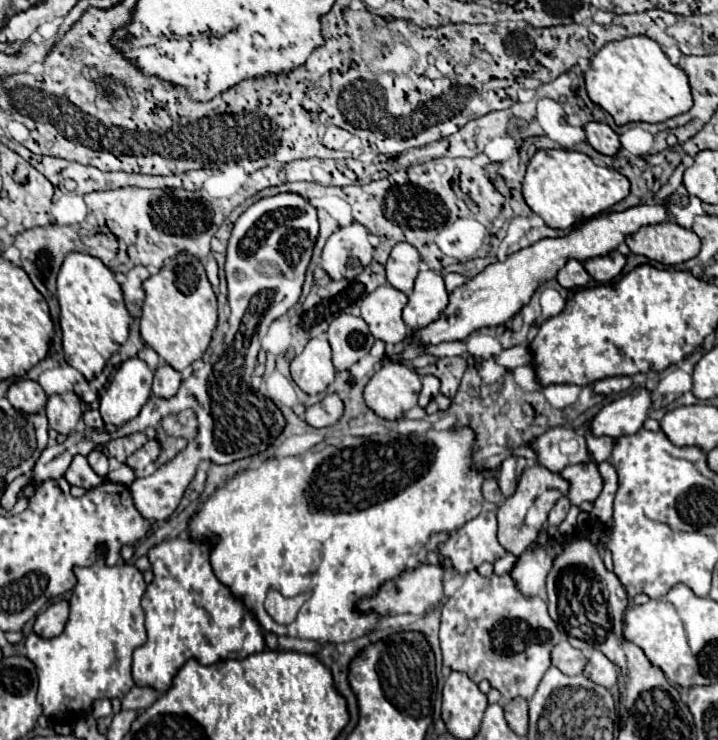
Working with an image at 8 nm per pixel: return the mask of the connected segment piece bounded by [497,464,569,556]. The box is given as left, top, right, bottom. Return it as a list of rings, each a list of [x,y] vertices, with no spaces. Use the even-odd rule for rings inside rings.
[[[539,464],[527,466],[527,468],[523,470],[523,476],[521,476],[519,484],[517,484],[517,492],[515,492],[513,496],[509,496],[503,506],[497,508],[499,542],[501,542],[511,554],[521,556],[521,552],[525,552],[525,548],[527,548],[527,546],[537,538],[537,534],[543,530],[543,526],[545,526],[545,522],[547,522],[547,514],[549,514],[549,510],[553,508],[553,504],[555,504],[561,496],[567,496],[567,492],[569,492],[569,482],[567,482],[561,474],[553,474],[553,472],[549,472],[547,468],[543,468],[543,466],[539,466]]]

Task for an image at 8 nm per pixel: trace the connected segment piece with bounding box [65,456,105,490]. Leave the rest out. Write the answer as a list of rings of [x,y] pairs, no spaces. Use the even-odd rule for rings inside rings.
[[[75,456],[75,458],[73,458],[71,466],[69,466],[67,472],[65,472],[65,480],[67,480],[71,486],[83,486],[83,488],[87,488],[87,490],[89,490],[89,488],[95,488],[95,486],[99,486],[99,484],[105,482],[101,476],[97,476],[97,474],[91,470],[91,466],[89,466],[89,462],[87,462],[85,456]]]

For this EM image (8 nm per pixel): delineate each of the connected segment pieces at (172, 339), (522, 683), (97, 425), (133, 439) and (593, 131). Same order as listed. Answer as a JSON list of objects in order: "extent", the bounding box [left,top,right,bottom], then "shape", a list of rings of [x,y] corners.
[{"extent":[141,256,217,370],"shape":[[[175,256],[159,274],[143,282],[145,302],[141,308],[141,338],[151,346],[161,360],[175,370],[187,368],[207,350],[217,324],[217,298],[205,276],[205,270],[189,266],[187,256]]]},{"extent":[439,570,561,700],"shape":[[[477,570],[465,576],[463,586],[443,604],[441,608],[441,630],[439,642],[443,652],[443,666],[449,666],[455,672],[467,674],[473,682],[481,682],[483,678],[491,682],[503,696],[503,700],[513,700],[517,696],[529,700],[537,690],[543,674],[551,666],[551,650],[559,644],[561,632],[557,624],[551,620],[547,612],[547,604],[539,596],[523,596],[513,584],[511,572],[503,576],[487,576],[483,578]]]},{"extent":[83,410,103,430],"shape":[[[87,410],[83,414],[83,422],[89,426],[89,428],[95,428],[95,430],[103,430],[103,420],[99,416],[99,410]]]},{"extent":[107,432,147,462],"shape":[[[137,432],[137,434],[125,436],[125,438],[111,440],[107,444],[107,452],[109,452],[109,456],[115,456],[119,462],[123,462],[127,456],[131,456],[135,450],[139,450],[145,442],[147,442],[145,432]]]},{"extent":[585,122,621,156],"shape":[[[589,122],[585,126],[587,132],[587,142],[601,154],[605,156],[615,156],[621,148],[619,136],[605,124],[605,122]]]}]

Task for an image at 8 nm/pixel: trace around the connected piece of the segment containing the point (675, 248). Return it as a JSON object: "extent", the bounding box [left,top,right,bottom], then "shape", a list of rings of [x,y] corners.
{"extent":[625,222,701,266],"shape":[[[675,222],[643,226],[633,236],[627,236],[625,244],[633,254],[647,256],[649,260],[665,266],[675,266],[695,258],[701,250],[701,240],[697,240],[697,234]]]}

